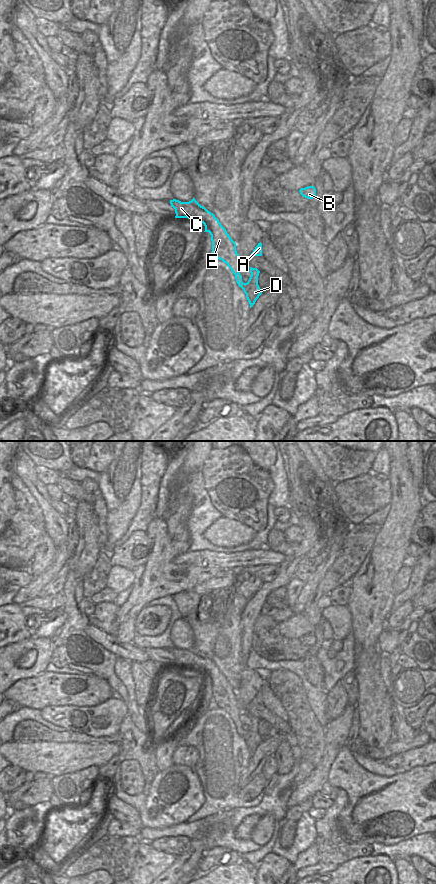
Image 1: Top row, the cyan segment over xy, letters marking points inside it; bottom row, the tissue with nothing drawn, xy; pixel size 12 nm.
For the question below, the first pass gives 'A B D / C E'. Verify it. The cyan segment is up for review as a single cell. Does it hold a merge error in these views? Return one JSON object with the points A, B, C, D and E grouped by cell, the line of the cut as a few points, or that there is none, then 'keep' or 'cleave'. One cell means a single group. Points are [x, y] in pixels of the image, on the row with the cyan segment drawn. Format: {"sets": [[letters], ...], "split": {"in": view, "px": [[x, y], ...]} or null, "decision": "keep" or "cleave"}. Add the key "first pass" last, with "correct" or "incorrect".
{"sets": [["A", "B", "D"], ["C", "E"]], "split": {"in": "xy", "px": [[246, 283], [245, 293]]}, "decision": "cleave", "first pass": "correct"}

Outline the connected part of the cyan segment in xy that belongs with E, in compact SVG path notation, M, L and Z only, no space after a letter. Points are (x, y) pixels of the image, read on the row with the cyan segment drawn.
M195 198L189 202L170 200L171 206L175 209L175 218L188 218L197 220L204 224L205 231L209 232L212 241L212 252L231 269L235 275L236 282L246 294L246 283L242 282L239 267L243 264L237 251L236 243L231 239L226 229L221 225L213 213L201 206Z

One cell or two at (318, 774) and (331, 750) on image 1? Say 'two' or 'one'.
one

